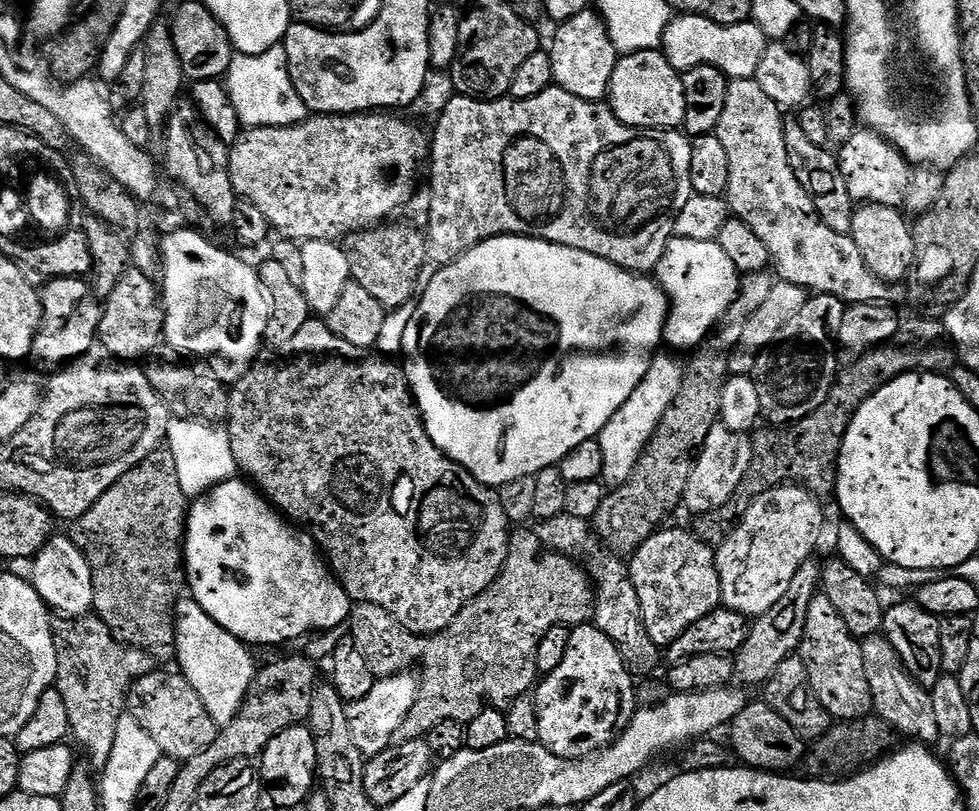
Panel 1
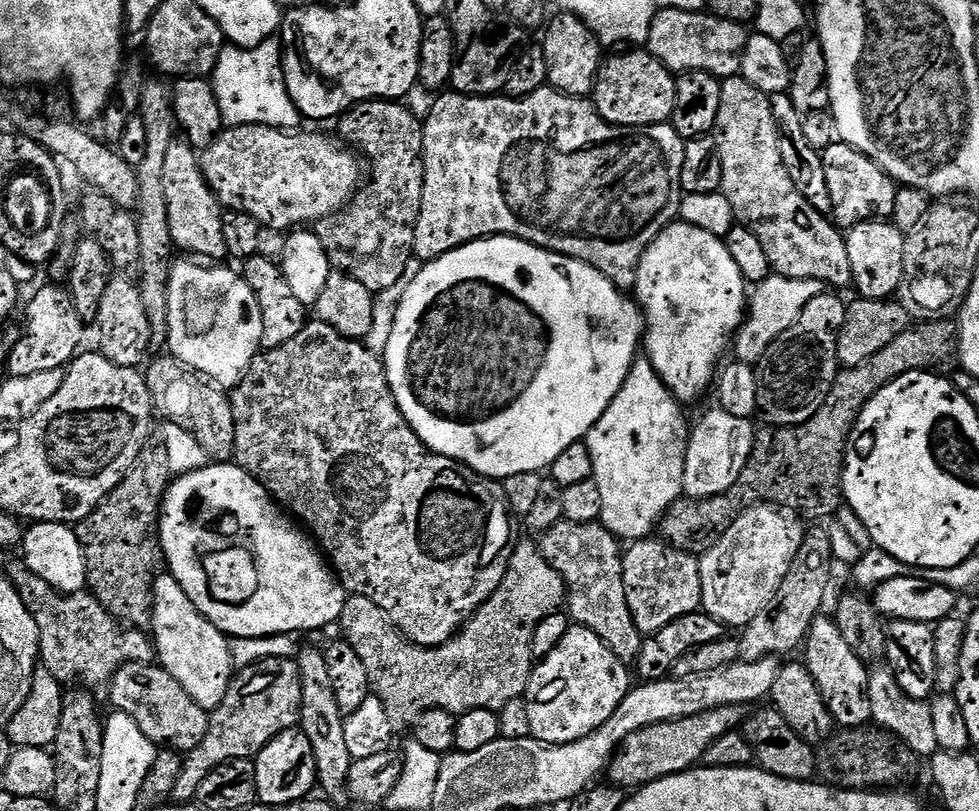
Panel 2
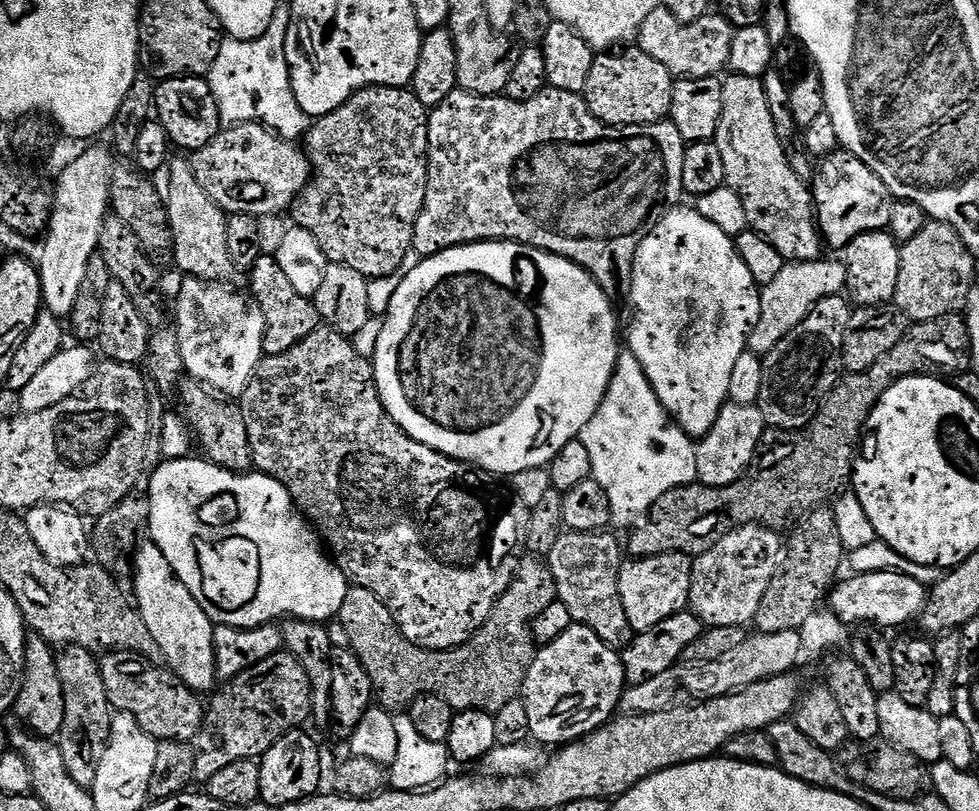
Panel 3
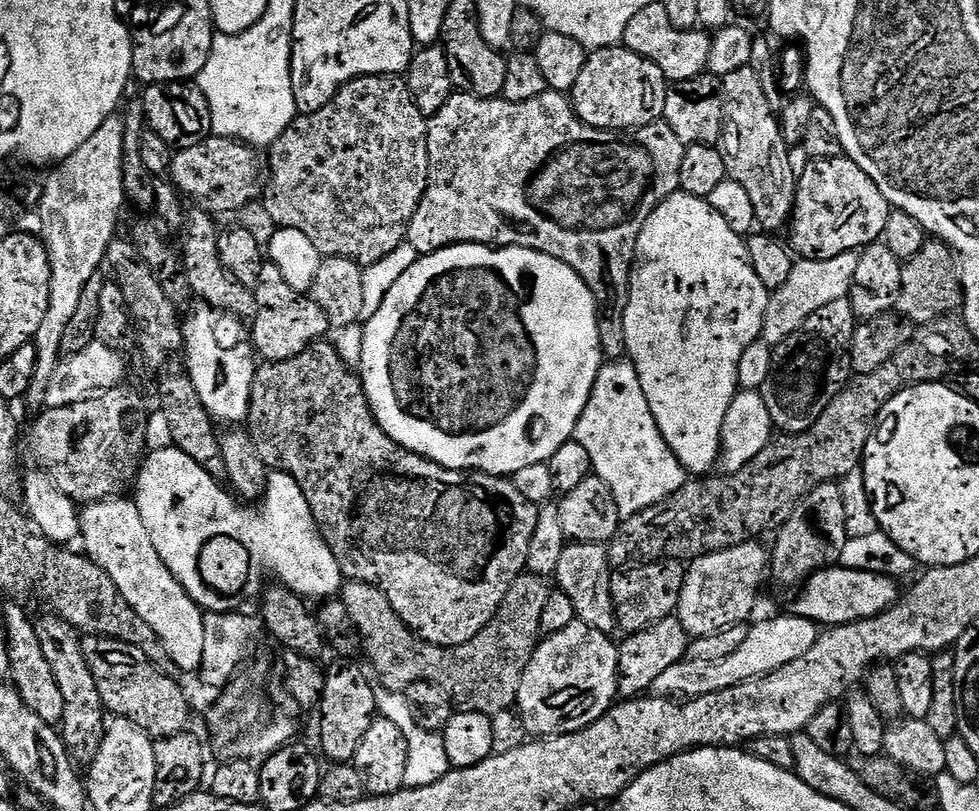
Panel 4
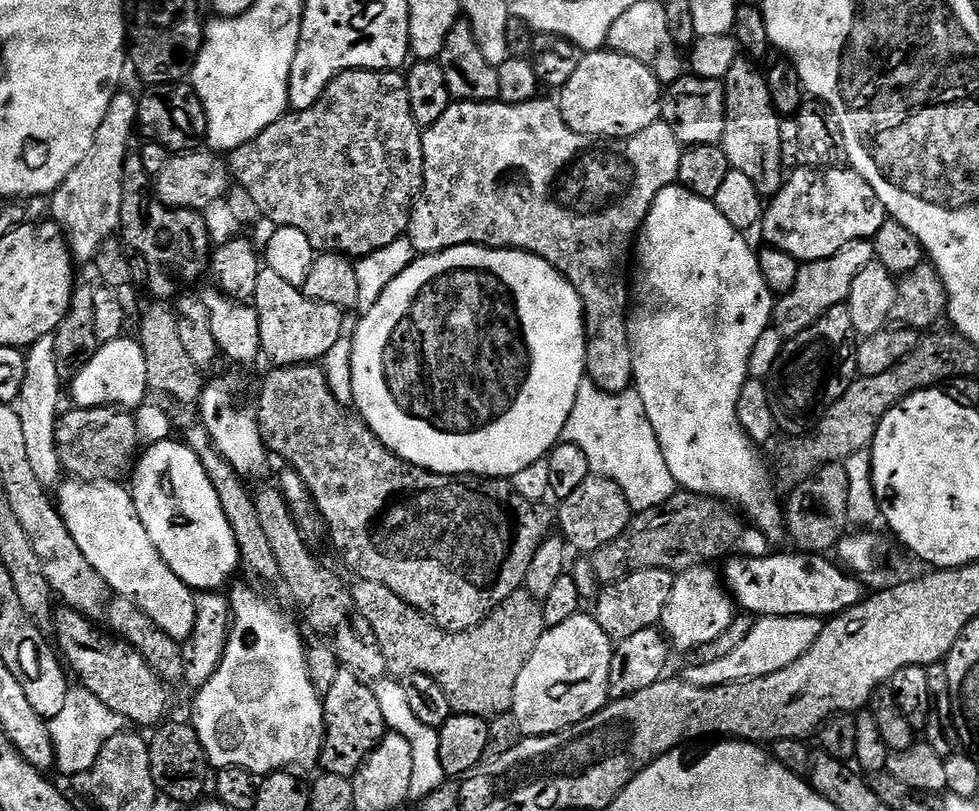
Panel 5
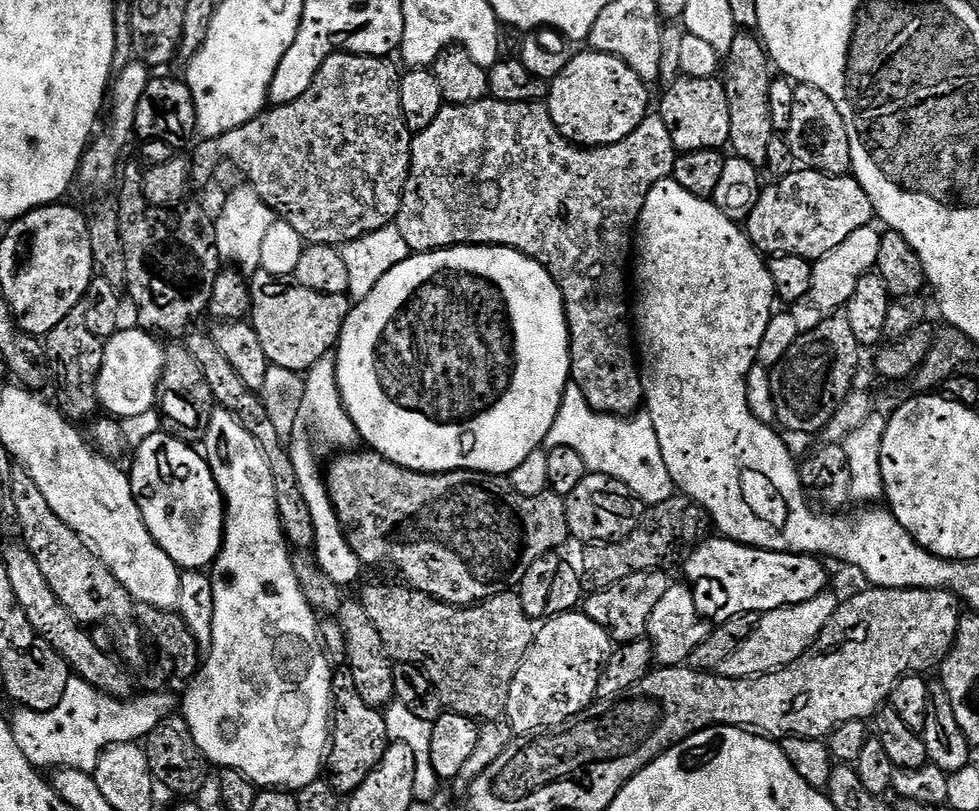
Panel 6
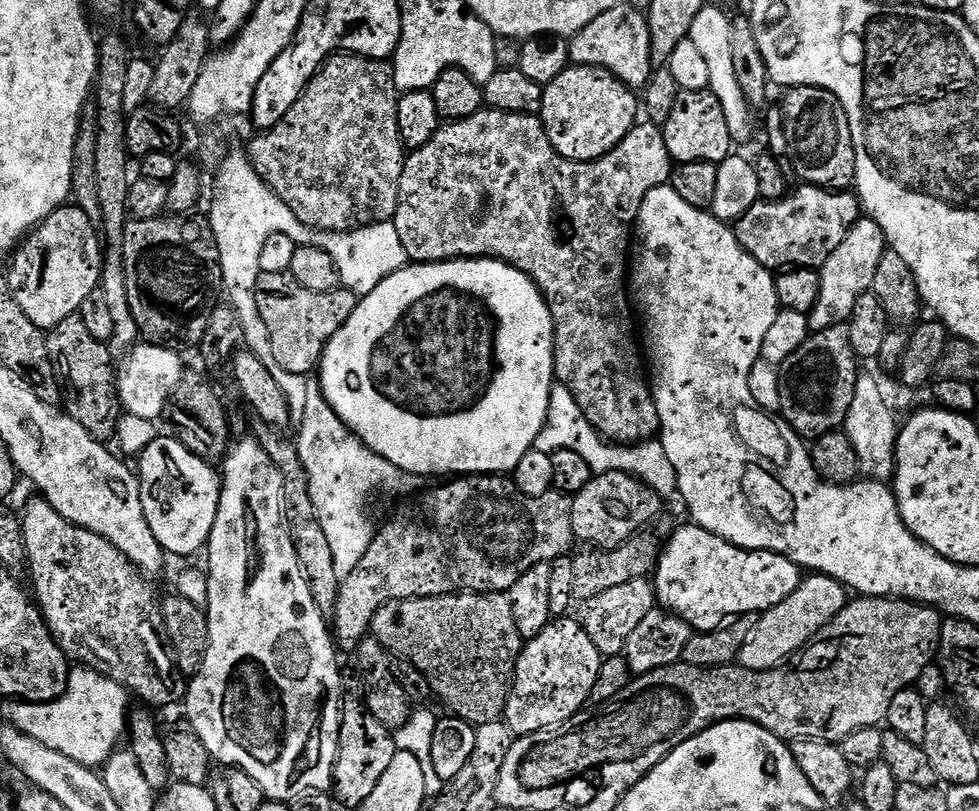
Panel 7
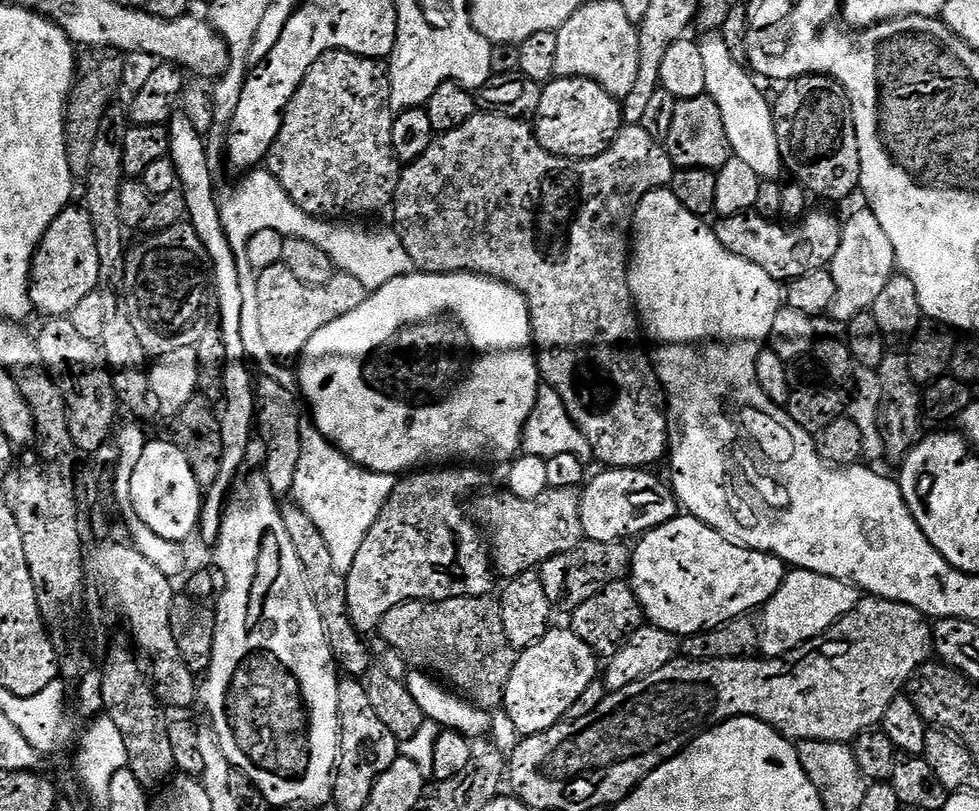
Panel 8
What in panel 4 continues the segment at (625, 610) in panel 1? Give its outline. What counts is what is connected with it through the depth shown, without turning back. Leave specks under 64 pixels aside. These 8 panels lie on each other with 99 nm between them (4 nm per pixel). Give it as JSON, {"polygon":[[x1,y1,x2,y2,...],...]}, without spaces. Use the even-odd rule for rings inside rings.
{"polygon":[[568,542,564,545,554,575,555,587,564,592,566,598,570,598,576,619,581,620,586,626,594,626,594,630,602,630,609,634,617,631,616,611,612,598,613,571,605,545]]}

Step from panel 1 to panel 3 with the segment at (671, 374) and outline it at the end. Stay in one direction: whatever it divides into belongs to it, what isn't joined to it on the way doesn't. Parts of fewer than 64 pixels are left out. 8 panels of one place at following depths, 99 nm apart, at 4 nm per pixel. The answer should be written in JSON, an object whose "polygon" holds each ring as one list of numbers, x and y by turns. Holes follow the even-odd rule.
{"polygon":[[621,351,616,360,616,369,610,378,610,386,590,422,579,434,579,440,586,446,590,454,592,479,606,490,606,498,610,498,611,527,631,529,644,517,651,508,670,490,684,488,687,484,697,483,698,458,693,437,687,436,668,415,658,402,658,394,654,394,654,386,650,386,650,378,646,378,646,370,642,370,642,362,634,358,630,351]]}

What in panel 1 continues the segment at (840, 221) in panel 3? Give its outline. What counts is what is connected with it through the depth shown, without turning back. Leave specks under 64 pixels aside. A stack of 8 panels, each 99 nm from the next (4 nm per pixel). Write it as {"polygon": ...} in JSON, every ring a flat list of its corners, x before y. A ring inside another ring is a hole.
{"polygon":[[858,130,849,140,839,145,838,159,842,178,845,179,846,189,853,202,903,209,913,165,889,140,883,140,871,130]]}

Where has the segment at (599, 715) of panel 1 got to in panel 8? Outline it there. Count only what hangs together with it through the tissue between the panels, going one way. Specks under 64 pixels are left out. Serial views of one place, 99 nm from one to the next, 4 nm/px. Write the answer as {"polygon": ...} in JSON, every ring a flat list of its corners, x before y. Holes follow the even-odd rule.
{"polygon":[[553,627,540,641,534,642,519,653,513,674,510,675,510,680,506,685,502,705,503,715,513,723,521,737,533,736,539,732,550,730,567,717,570,706,574,706,574,702,578,702,578,697,586,691,586,686,590,686,590,682,598,679,596,663,598,663,596,653,590,646,586,646,586,642,582,642,582,638,578,638,578,634,572,632,571,627]]}

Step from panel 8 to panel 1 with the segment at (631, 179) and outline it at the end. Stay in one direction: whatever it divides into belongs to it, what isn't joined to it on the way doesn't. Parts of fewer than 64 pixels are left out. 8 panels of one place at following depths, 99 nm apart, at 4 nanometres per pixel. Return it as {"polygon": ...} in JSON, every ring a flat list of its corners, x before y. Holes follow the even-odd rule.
{"polygon":[[558,87,542,90,534,98,514,100,501,98,498,100,476,100,472,96,453,95,453,100,440,112,436,120,436,129,430,132,430,165,432,164,432,185,430,191,430,210,426,214,428,228,424,232,424,255,436,266,453,264,454,261,478,246,483,240,495,236,532,236,536,240,545,240,551,244,570,246,574,250,582,250,586,254,594,254,614,266,624,268,627,272,652,274,656,271,656,263,662,258,668,241,673,239,676,231,676,219,682,214,682,206,694,194,690,182,690,150,689,137,680,130,661,130,659,128,631,128,618,118,614,118,607,103,594,100,583,100,574,94]]}

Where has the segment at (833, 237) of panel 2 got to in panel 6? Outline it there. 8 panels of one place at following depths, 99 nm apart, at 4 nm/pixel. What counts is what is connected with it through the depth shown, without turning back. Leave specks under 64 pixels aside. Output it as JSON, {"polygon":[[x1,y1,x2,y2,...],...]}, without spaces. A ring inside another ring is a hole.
{"polygon":[[738,34,734,38,722,64,722,79,726,98,730,102,731,147,736,147,735,151,750,163,757,166,763,165,766,146,774,138,771,115,768,113,770,86,774,76,770,71,768,50,755,35]]}

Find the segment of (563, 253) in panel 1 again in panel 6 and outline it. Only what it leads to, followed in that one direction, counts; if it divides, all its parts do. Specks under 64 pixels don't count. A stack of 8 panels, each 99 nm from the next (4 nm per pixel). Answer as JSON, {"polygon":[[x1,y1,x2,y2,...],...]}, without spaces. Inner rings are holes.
{"polygon":[[491,246,440,248,437,252,418,252,398,262,366,298,355,301,340,331,340,343,334,355,340,393,354,426,360,431,361,441,385,460,415,472,487,472,490,476,507,477,543,445,546,434,550,434,550,426,554,426,562,394,572,375,568,319,554,278,537,260,531,260,518,250]]}

